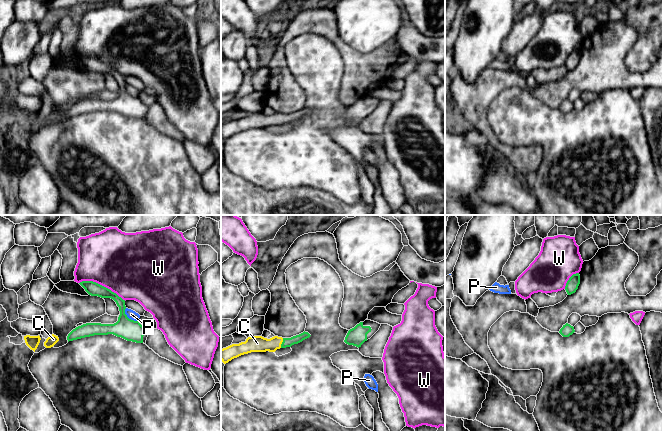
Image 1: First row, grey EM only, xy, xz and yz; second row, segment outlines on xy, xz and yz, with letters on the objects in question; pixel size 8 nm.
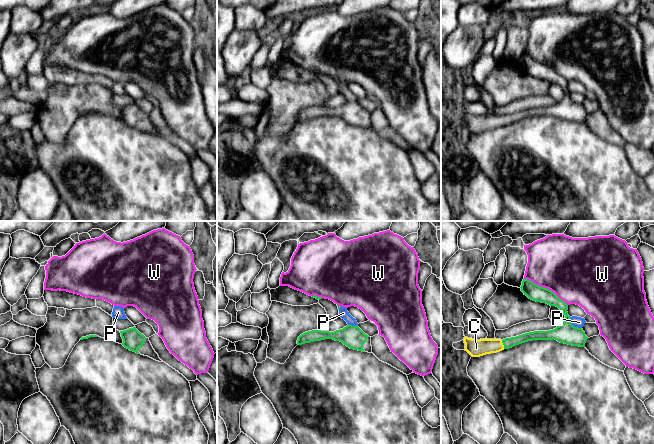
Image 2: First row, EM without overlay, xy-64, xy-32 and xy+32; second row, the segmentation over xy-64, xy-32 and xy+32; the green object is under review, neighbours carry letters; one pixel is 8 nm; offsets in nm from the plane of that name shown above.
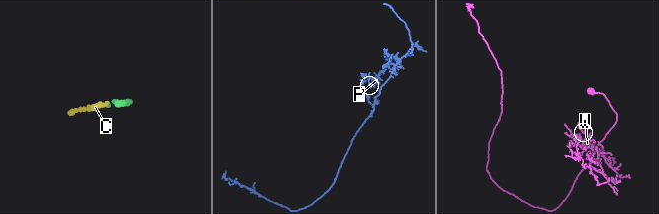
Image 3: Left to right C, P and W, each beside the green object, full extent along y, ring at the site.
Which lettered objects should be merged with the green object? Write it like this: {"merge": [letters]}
{"merge": ["C"]}

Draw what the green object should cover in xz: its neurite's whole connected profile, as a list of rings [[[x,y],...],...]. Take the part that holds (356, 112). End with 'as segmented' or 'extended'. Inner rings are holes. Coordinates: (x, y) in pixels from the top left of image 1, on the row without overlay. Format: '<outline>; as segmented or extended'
[[[368,95],[360,98],[348,107],[344,118],[359,124],[379,106],[380,102],[381,100]]]; extended

